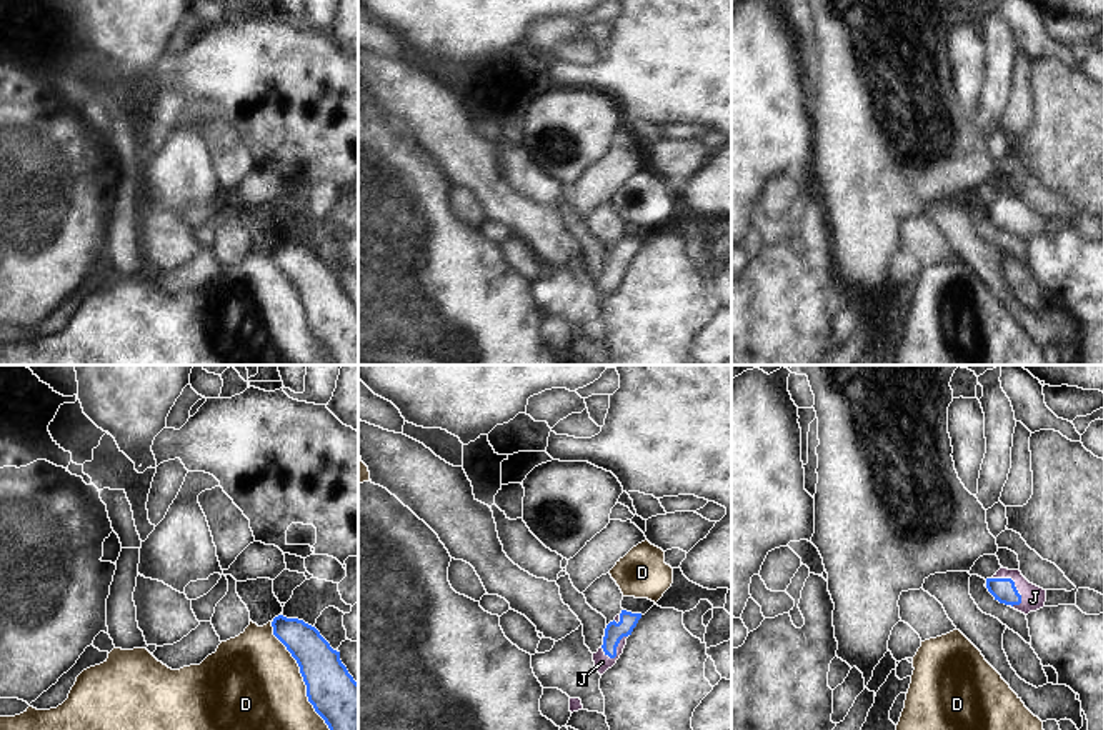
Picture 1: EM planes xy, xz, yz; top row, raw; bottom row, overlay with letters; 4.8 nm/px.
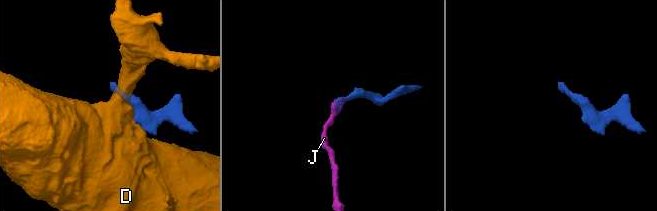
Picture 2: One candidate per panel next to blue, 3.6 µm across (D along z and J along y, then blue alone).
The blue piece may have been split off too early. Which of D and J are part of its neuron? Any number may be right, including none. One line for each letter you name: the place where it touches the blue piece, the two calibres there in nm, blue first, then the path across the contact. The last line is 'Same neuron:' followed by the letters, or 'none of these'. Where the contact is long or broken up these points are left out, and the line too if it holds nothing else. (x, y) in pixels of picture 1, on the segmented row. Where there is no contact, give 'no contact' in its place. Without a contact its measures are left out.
J: meets blue in yz at (1013, 582); 120 nm thick on the blue side, 120 nm on the other; runs through yz (1003, 590), (1013, 582), (1028, 597), (1033, 597)
Same neuron: J

